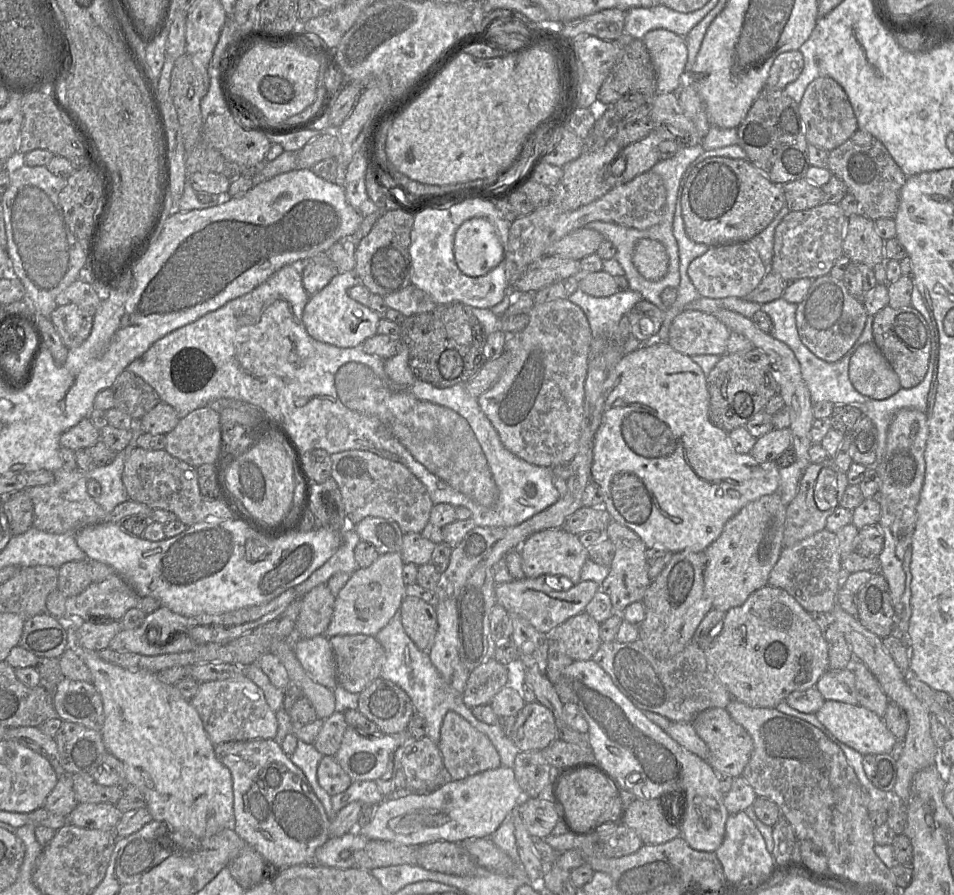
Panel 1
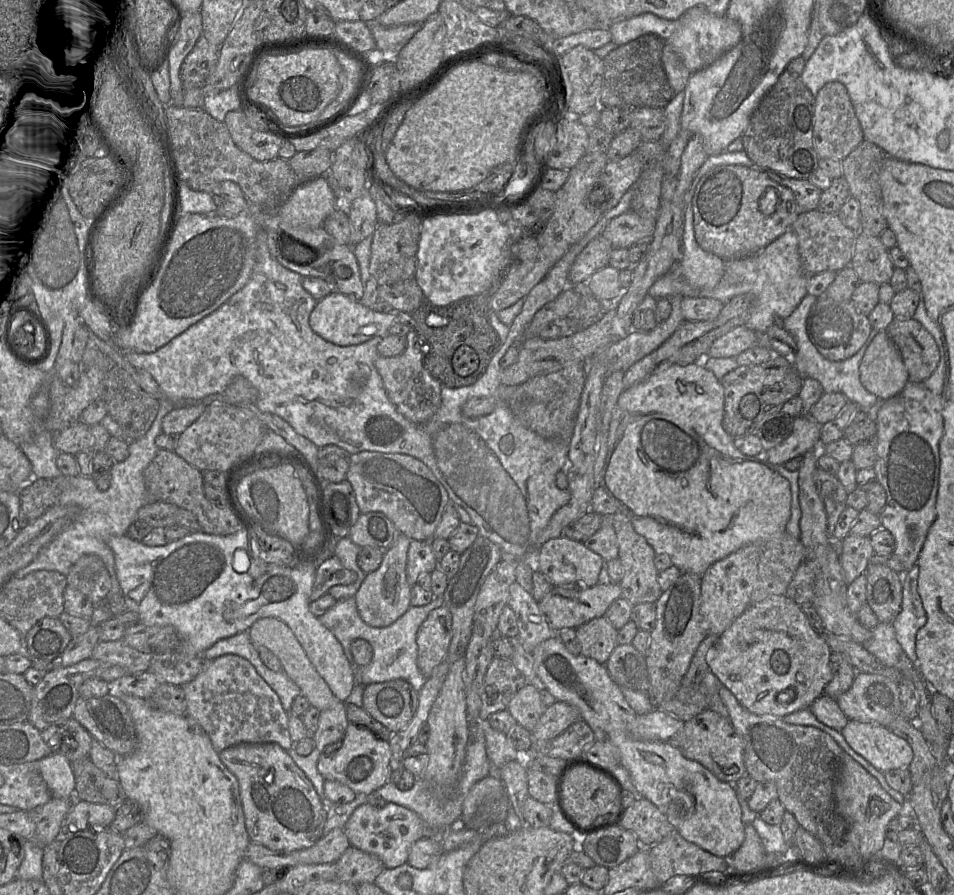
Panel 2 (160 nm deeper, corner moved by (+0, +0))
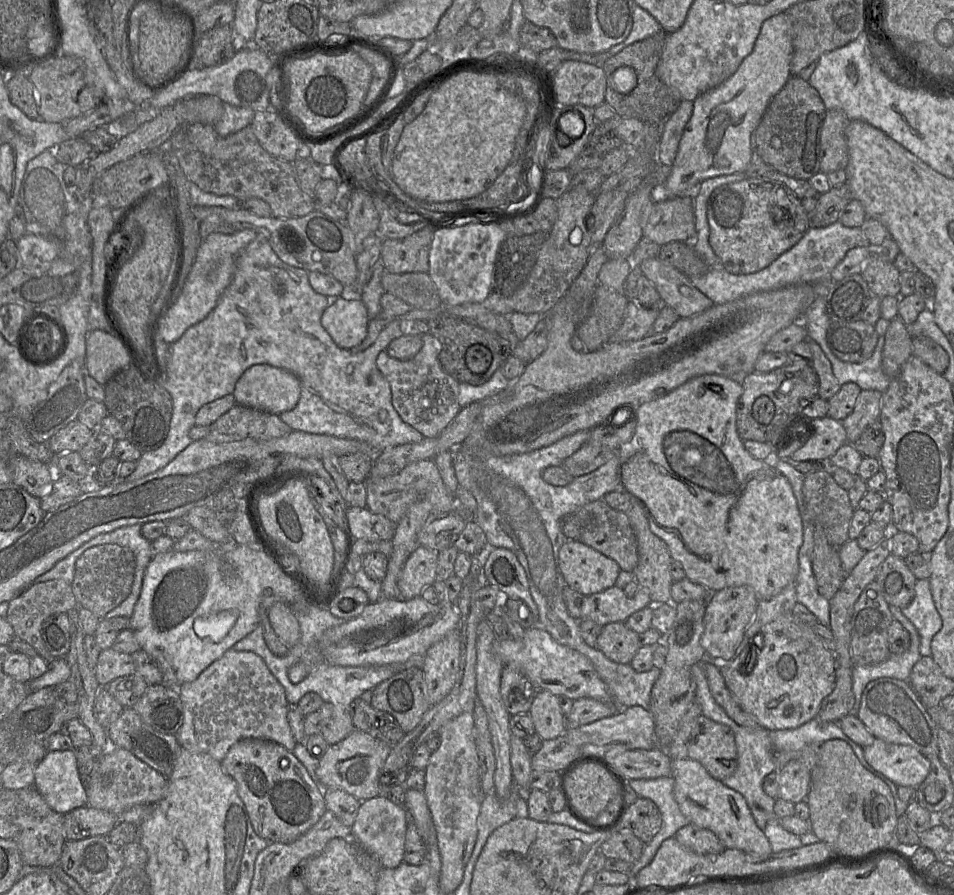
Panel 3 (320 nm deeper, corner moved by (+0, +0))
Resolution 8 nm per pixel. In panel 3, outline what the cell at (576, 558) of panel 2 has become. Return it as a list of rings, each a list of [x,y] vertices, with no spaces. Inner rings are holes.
[[[567,540],[561,546],[559,566],[567,585],[584,596],[614,586],[621,571],[613,559],[579,540]]]

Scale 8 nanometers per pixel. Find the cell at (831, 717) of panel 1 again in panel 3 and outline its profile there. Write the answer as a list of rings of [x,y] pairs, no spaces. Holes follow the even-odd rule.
[[[875,739],[863,751],[867,762],[896,786],[917,789],[930,772],[929,759],[912,746]]]

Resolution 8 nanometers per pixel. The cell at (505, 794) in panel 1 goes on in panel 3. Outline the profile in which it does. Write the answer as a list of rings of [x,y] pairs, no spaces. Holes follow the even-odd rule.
[[[386,796],[361,801],[357,817],[351,827],[351,840],[375,856],[384,869],[398,867],[404,858],[408,810],[392,803]]]

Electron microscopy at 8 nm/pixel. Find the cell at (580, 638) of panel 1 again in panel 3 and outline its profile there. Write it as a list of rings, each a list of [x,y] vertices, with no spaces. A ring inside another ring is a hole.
[[[612,622],[602,626],[594,647],[610,660],[627,664],[641,646],[639,634],[627,627],[625,622]]]

